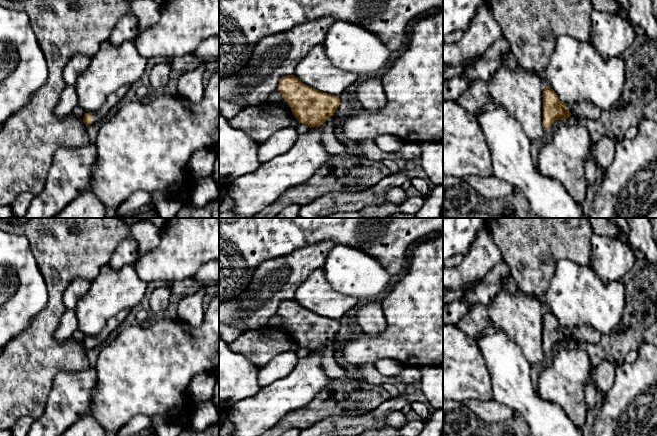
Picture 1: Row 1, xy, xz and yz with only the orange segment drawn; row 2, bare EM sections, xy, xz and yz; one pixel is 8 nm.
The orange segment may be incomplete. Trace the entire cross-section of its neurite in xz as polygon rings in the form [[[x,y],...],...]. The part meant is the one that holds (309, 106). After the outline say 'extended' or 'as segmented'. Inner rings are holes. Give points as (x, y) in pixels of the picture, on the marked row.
[[[294,75],[280,79],[278,91],[289,103],[291,111],[299,123],[310,128],[322,125],[321,142],[323,147],[333,155],[346,155],[347,146],[336,135],[337,120],[334,113],[339,107],[339,96],[320,92],[302,83]]]; extended

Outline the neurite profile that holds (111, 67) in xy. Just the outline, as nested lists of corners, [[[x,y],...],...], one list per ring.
[[[105,41],[74,85],[78,106],[85,113],[96,112],[120,87],[138,85],[146,67],[147,59],[139,54],[133,41],[120,46]]]

